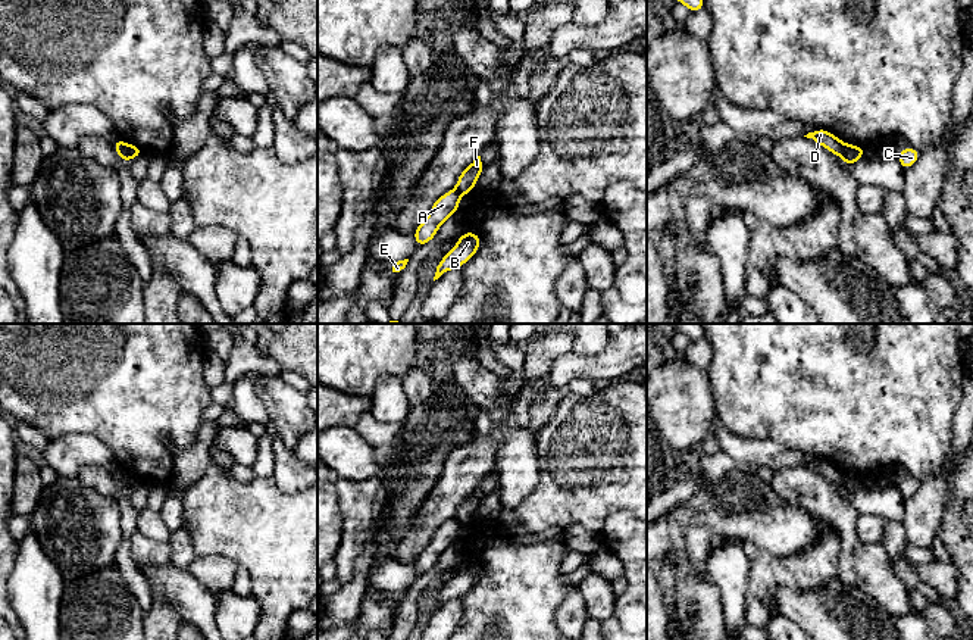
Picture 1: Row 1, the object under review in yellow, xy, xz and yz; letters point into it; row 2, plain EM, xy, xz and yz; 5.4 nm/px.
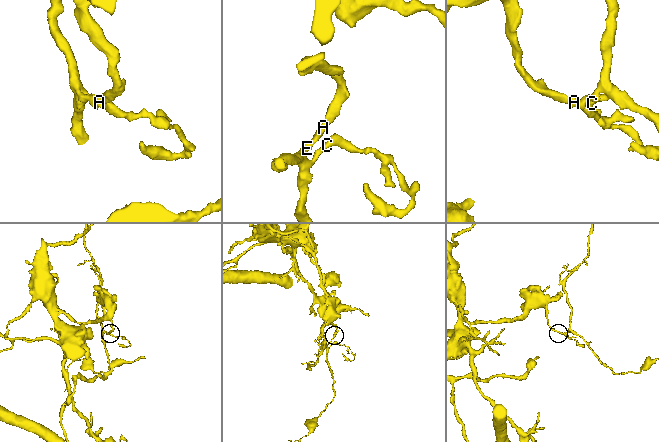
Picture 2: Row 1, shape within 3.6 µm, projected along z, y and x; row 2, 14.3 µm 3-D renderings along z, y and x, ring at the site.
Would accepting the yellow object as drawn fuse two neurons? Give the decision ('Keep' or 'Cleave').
Cleave

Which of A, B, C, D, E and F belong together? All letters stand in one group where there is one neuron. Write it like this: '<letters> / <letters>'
A B C E / D F

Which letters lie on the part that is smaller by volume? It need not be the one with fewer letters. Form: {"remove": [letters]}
{"remove": ["A", "B", "C", "E"]}

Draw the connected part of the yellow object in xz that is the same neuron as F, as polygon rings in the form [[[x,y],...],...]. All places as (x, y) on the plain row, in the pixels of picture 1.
[[[478,486],[459,506],[456,521],[459,524],[467,524],[475,519],[476,511],[482,502],[481,486]]]

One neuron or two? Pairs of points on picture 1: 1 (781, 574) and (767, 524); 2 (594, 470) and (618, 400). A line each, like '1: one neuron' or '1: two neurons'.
1: two neurons
2: one neuron

